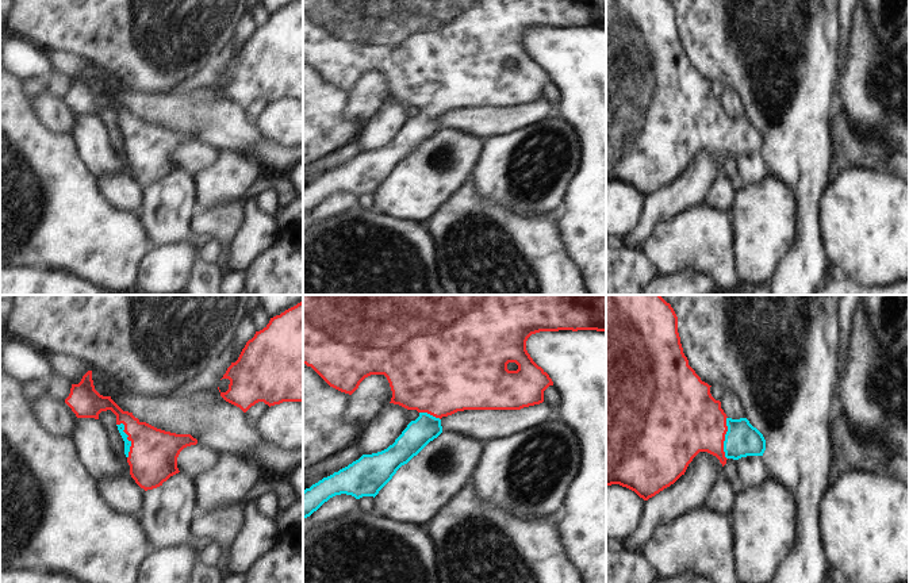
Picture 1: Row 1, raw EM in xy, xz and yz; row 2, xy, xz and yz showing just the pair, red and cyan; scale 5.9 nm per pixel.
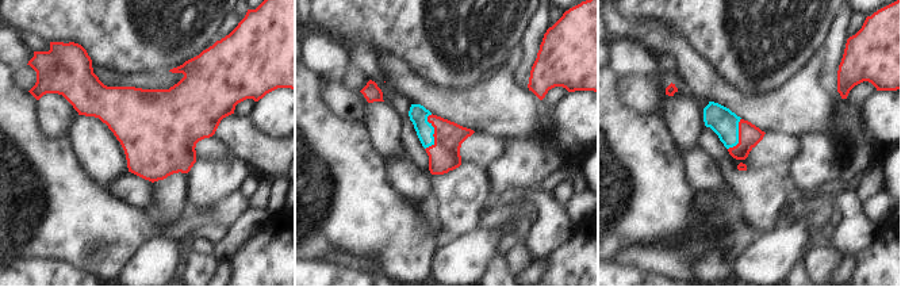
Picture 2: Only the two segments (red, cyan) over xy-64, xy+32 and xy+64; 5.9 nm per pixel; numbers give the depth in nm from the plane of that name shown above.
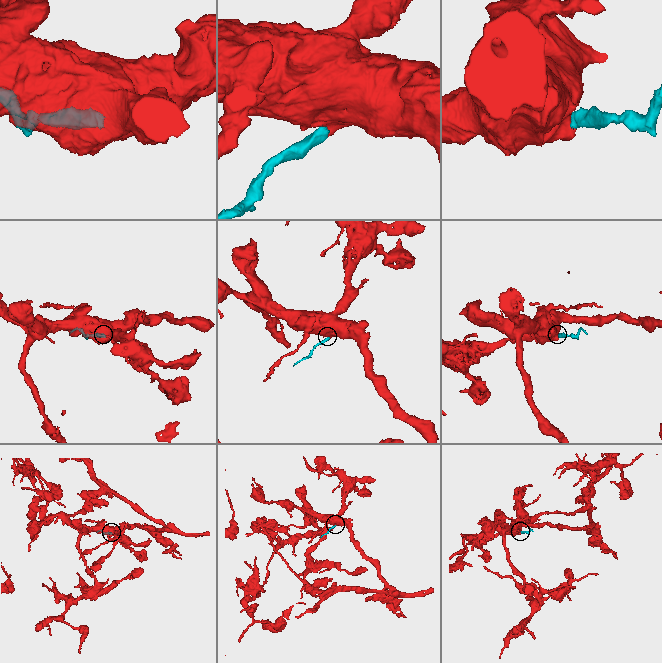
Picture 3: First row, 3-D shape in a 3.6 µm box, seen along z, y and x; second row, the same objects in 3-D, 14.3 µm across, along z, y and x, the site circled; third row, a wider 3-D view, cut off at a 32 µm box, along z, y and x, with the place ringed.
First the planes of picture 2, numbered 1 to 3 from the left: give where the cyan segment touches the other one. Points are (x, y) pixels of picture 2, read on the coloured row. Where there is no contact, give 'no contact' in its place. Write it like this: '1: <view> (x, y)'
1: no contact
2: xy+32 (434, 131)
3: xy+64 (739, 136)

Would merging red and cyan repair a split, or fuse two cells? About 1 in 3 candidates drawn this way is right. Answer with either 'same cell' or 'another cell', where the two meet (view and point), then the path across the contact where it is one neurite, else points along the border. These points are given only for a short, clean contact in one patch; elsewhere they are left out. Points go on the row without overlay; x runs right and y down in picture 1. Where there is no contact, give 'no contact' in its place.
same cell | xy (127, 135) | across xy (153, 152), (137, 135), (127, 135), (121, 125)

